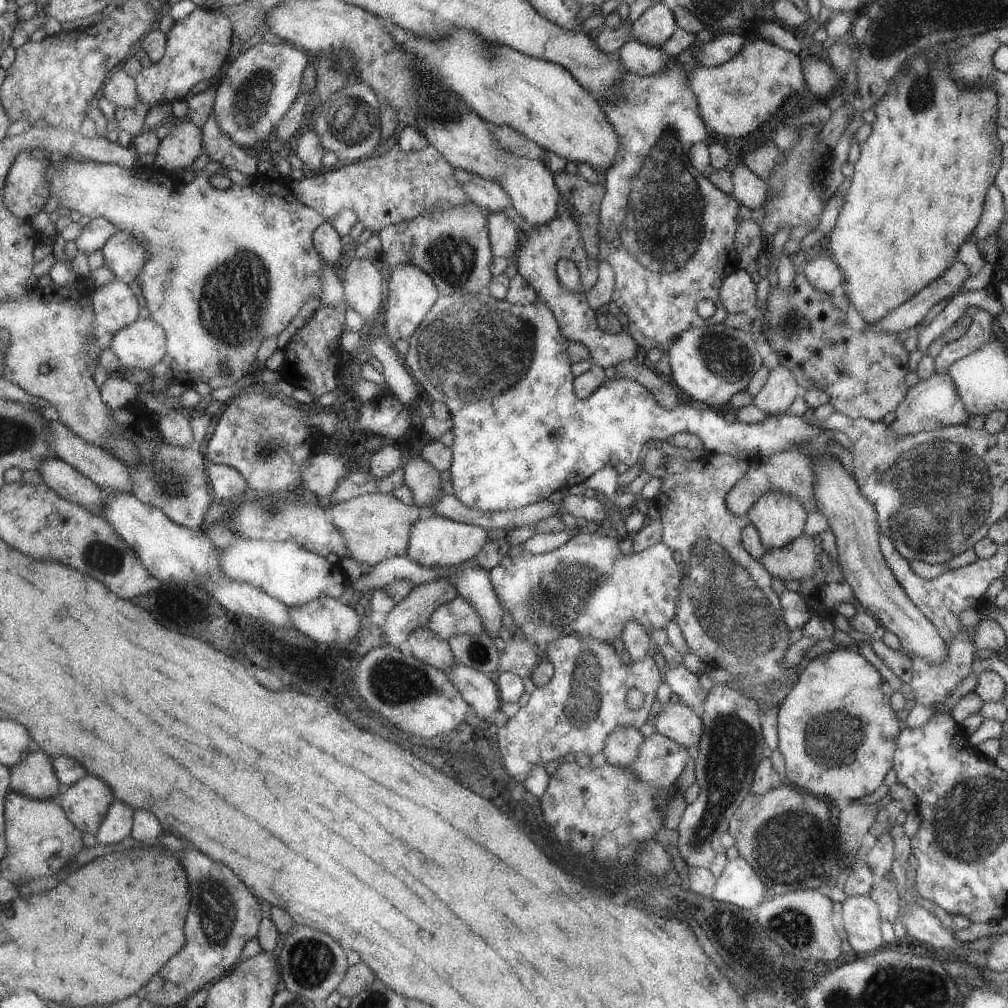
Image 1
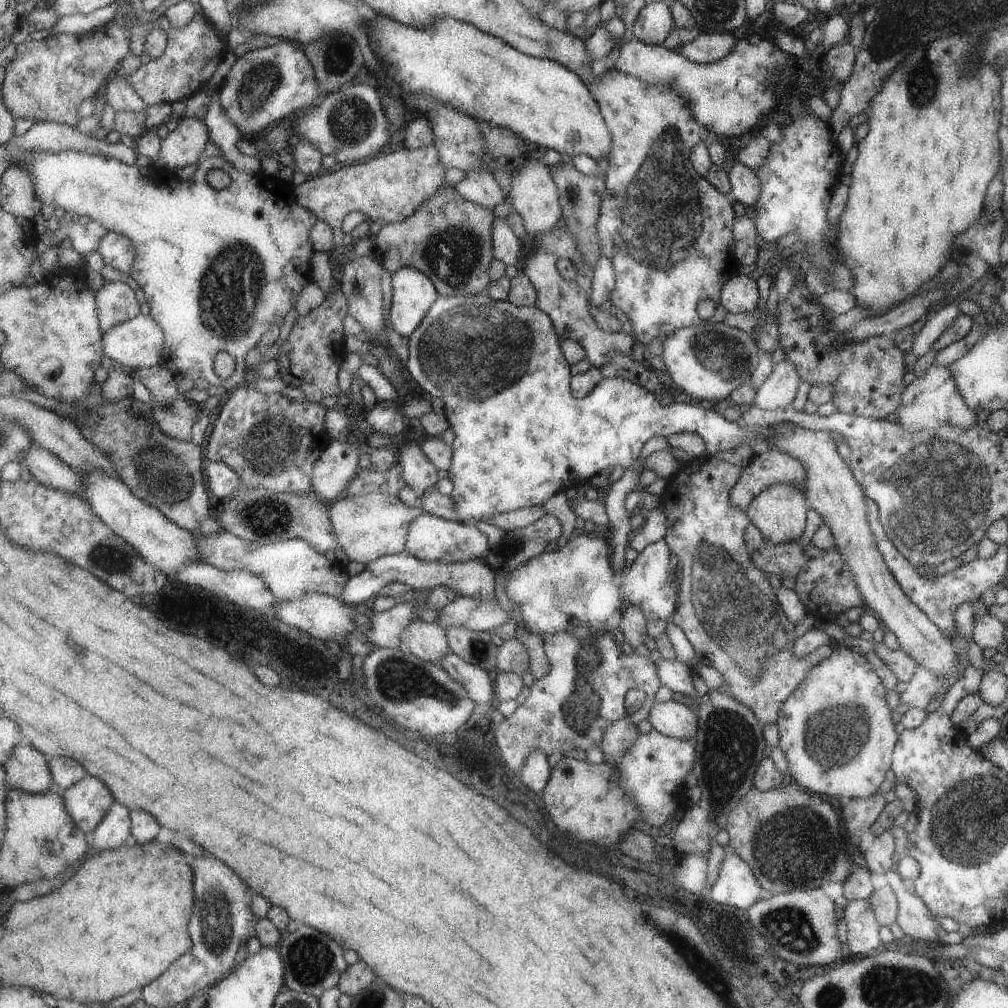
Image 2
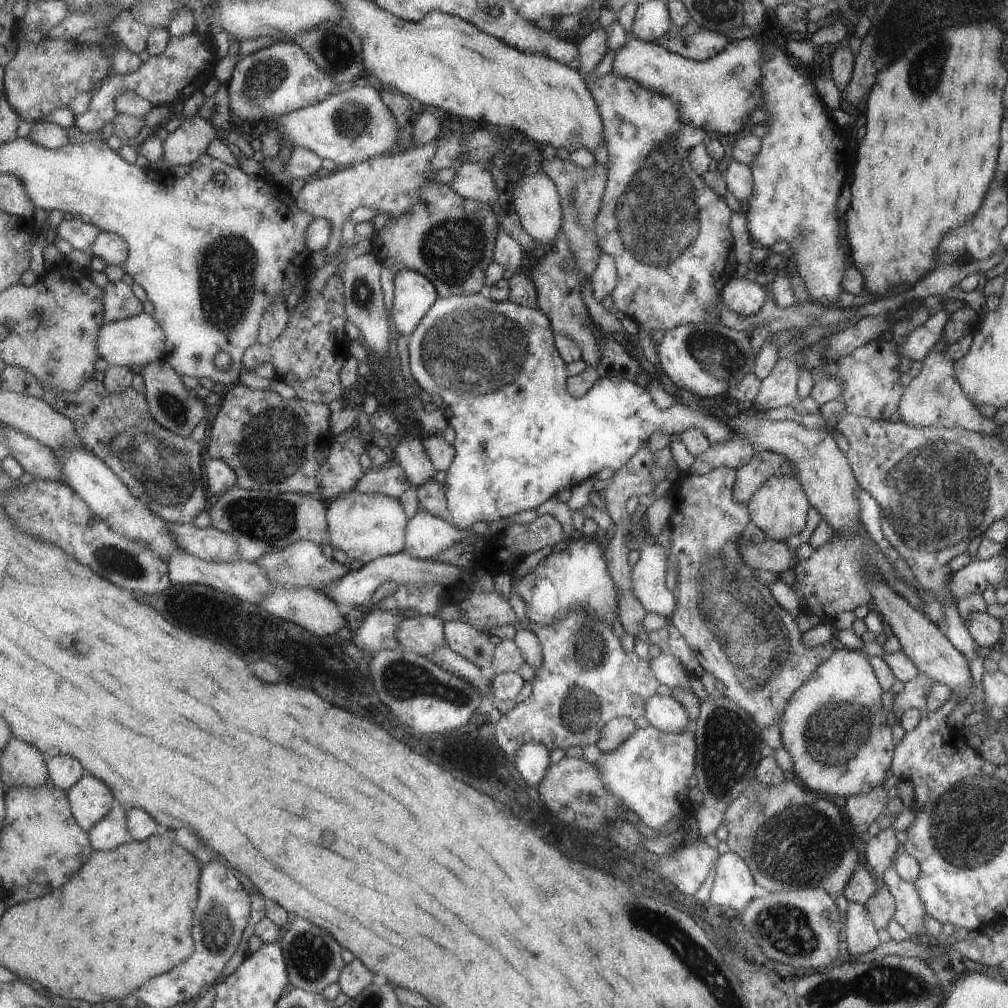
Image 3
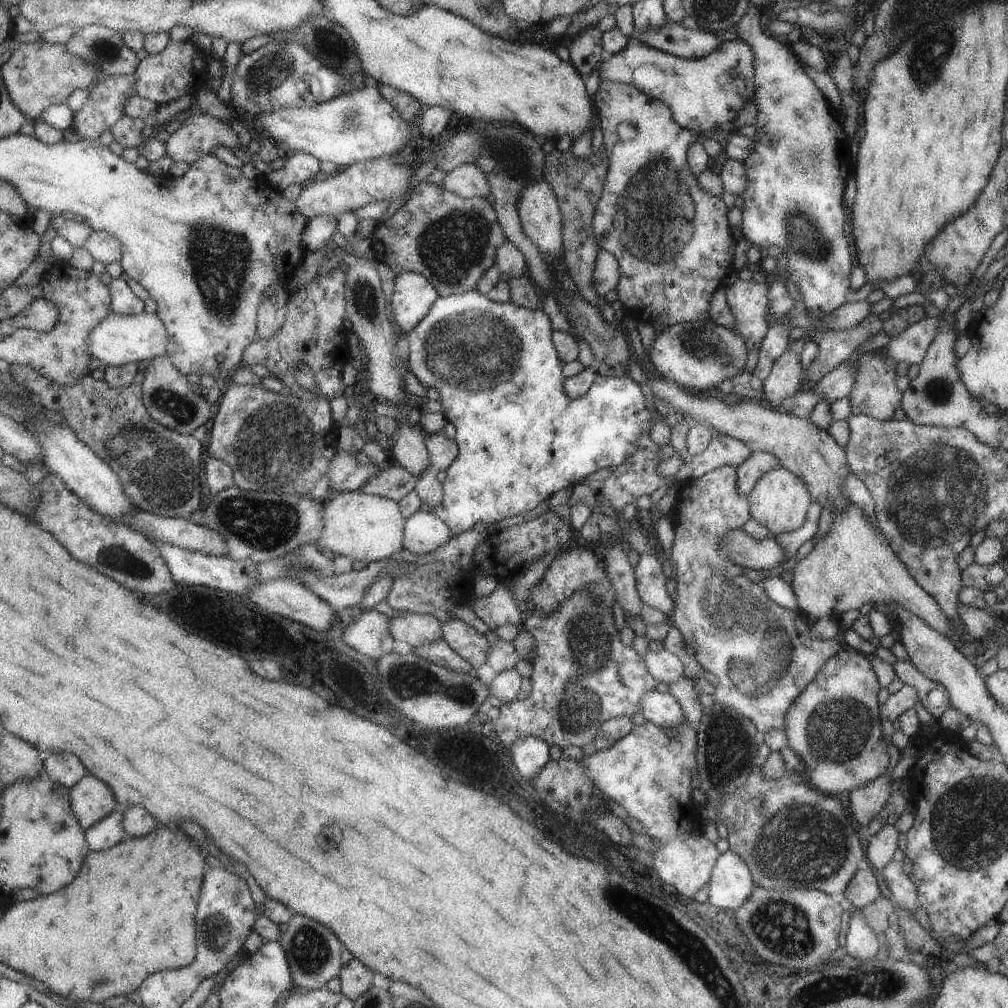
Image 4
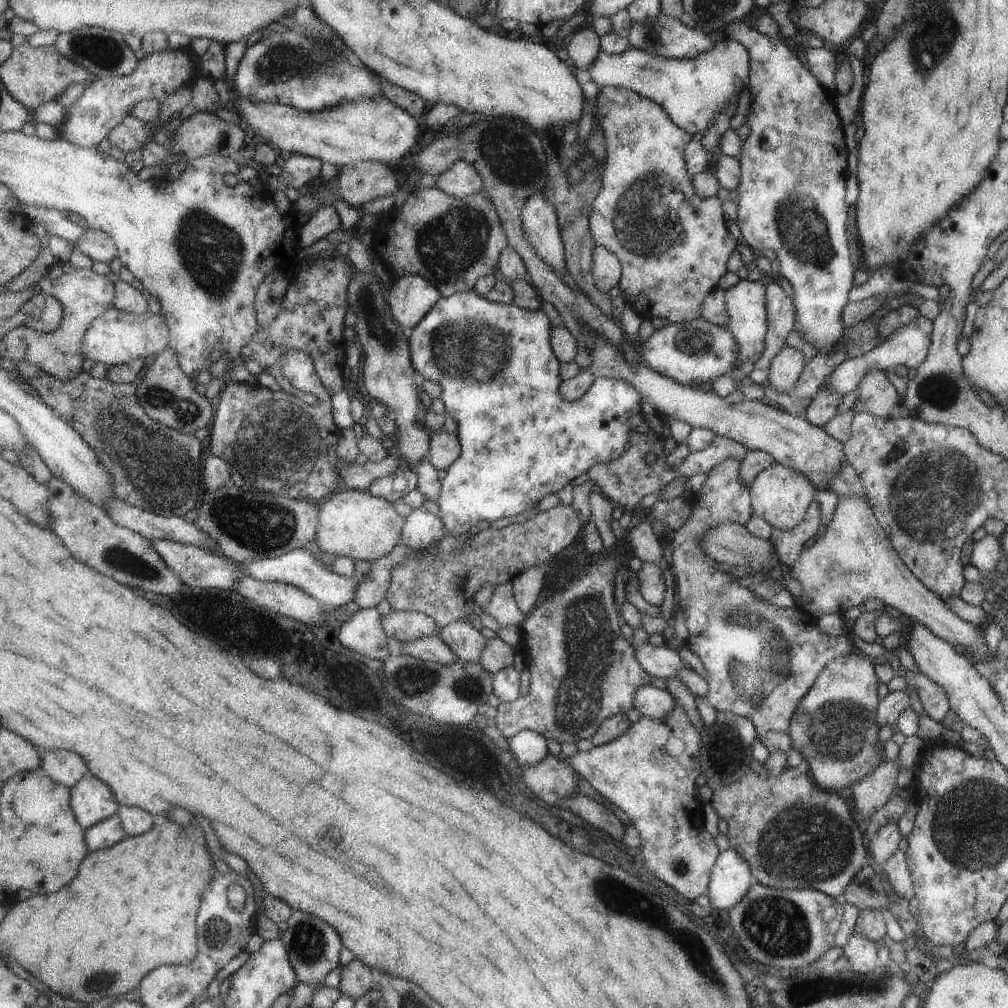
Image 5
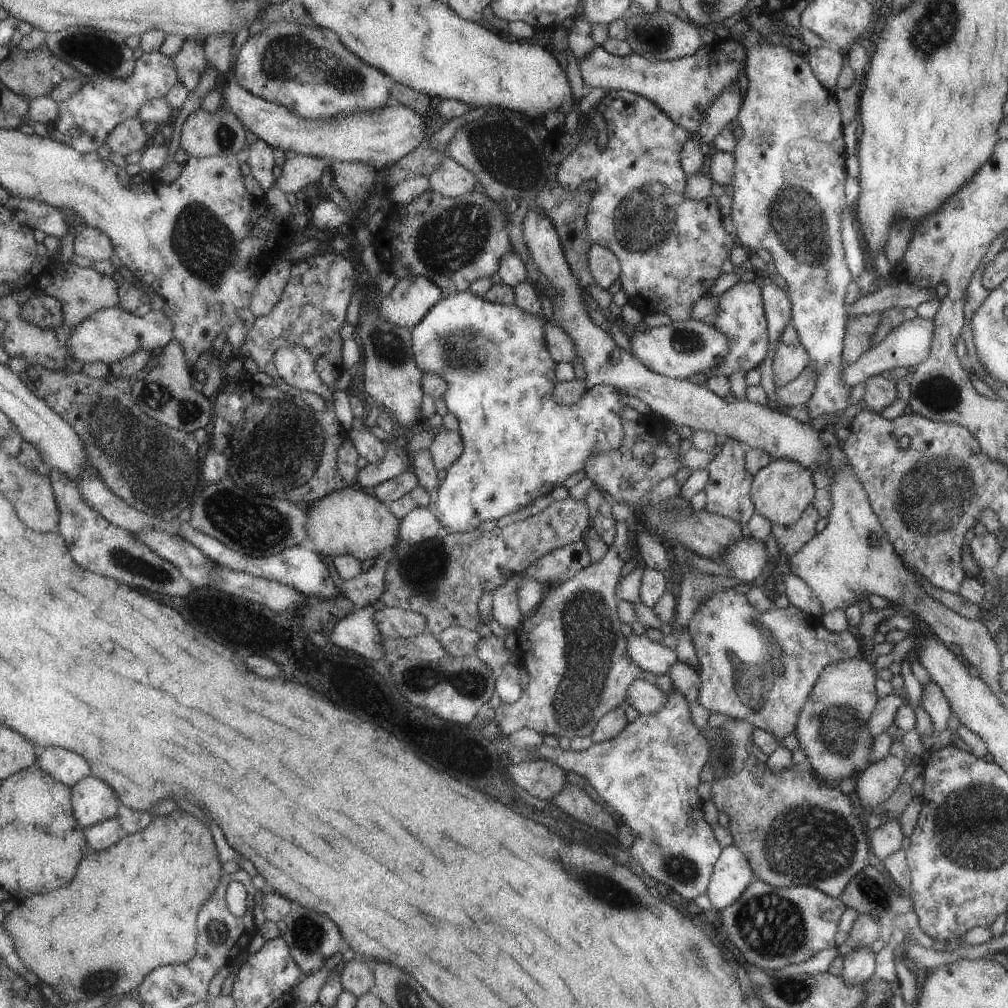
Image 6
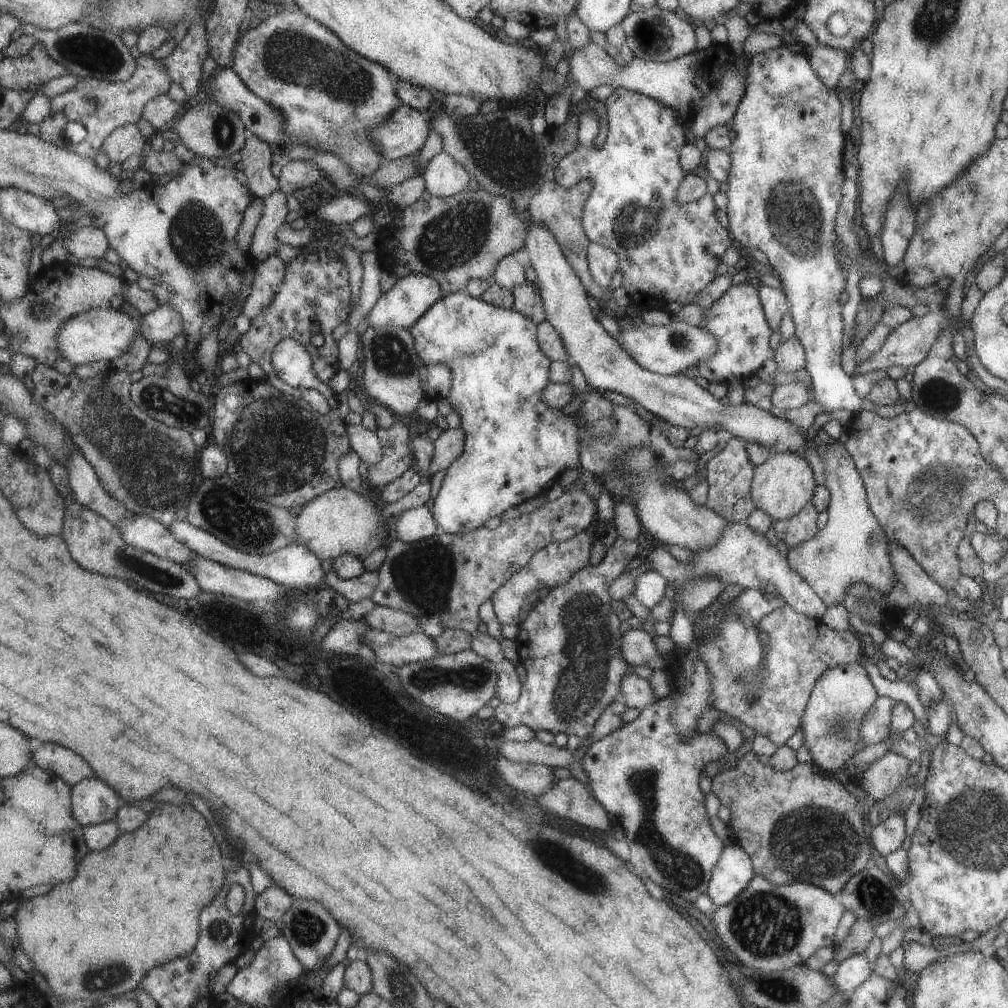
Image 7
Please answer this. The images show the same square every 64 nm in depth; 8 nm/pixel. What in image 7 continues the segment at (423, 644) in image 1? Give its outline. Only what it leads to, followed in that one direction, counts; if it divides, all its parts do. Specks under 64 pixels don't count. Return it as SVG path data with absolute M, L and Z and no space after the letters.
M378 605L371 612L363 616L363 622L370 628L393 634L394 636L404 636L413 632L420 632L421 624L419 620L400 609L383 607Z

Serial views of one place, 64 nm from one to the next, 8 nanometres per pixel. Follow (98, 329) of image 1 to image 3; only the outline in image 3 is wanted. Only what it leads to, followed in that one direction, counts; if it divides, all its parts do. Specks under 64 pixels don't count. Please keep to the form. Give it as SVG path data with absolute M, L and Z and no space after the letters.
M111 281L104 287L104 324L139 313L143 313L143 303L127 282Z

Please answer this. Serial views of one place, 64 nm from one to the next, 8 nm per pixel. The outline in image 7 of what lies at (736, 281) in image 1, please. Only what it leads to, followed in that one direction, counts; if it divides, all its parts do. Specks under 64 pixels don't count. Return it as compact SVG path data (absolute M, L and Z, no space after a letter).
M749 282L730 286L730 288L707 308L704 320L697 325L714 337L716 350L710 353L705 361L695 366L695 372L709 383L723 383L729 387L732 383L742 383L762 366L765 360L773 355L768 341L771 330L765 321L758 290Z

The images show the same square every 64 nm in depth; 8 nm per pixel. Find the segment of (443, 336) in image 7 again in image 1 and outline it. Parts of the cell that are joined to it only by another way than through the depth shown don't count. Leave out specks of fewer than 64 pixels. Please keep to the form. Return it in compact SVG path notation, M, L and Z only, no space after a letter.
M484 290L477 291L473 295L466 295L457 291L452 295L441 295L433 305L431 311L425 317L423 323L415 335L410 338L408 353L404 361L409 367L411 374L416 378L416 382L422 385L433 400L444 402L449 410L450 419L454 420L454 443L452 449L454 452L454 461L450 468L450 476L455 495L461 502L465 503L466 510L473 509L481 512L489 511L512 511L524 507L525 505L542 501L555 491L561 491L567 487L573 486L591 476L596 470L609 462L623 462L627 466L633 465L637 460L637 454L641 446L648 441L657 439L666 439L668 436L675 435L678 432L688 432L699 437L703 445L703 451L714 453L725 453L726 455L736 456L744 453L745 458L767 456L773 453L791 449L795 444L804 443L819 433L825 431L818 426L806 423L801 417L790 415L769 415L759 422L753 424L741 424L739 421L728 424L719 414L710 409L705 409L700 405L687 402L684 399L675 405L672 409L663 409L652 397L652 394L643 388L638 382L629 379L606 379L606 381L594 390L589 396L578 399L572 389L572 380L574 376L570 371L570 360L567 356L567 345L569 341L559 332L559 327L553 313L543 303L535 300L526 305L514 305L503 299L494 299Z

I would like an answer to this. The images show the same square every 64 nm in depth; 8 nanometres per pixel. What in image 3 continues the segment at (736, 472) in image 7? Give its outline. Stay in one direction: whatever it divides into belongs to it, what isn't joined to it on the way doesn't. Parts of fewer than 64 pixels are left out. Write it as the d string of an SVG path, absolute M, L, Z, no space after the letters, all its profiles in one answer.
M719 466L717 468L711 468L711 470L709 470L709 472L699 474L699 476L695 476L695 474L693 474L693 472L690 472L689 470L687 470L685 472L676 473L671 478L671 486L670 486L666 496L670 498L673 506L672 506L671 513L669 514L669 517L668 517L667 526L668 526L668 530L669 530L669 554L671 554L671 556L674 556L675 562L677 562L677 564L675 565L675 566L677 566L677 569L676 569L677 575L676 575L676 585L675 585L674 589L671 590L672 593L674 594L674 597L675 597L675 606L673 608L673 612L671 612L671 614L667 618L667 623L675 626L675 628L677 628L679 634L681 634L681 636L683 636L683 638L685 639L685 642L688 644L689 648L693 651L693 654L695 654L695 658L697 659L697 662L699 662L699 666L701 666L701 668L703 670L706 670L706 672L710 672L711 674L713 674L713 676L717 680L719 680L719 682L721 682L721 684L723 684L723 693L722 694L718 693L718 694L723 695L727 700L730 700L733 704L736 704L739 708L742 708L742 710L745 711L746 714L750 716L750 719L753 720L753 722L761 730L762 728L769 728L769 726L777 726L777 724L779 724L781 714L783 713L783 710L785 709L785 704L788 703L789 698L793 695L793 692L795 692L797 690L797 688L799 688L801 686L801 684L804 684L805 680L809 680L809 676L811 676L813 674L813 672L815 672L815 668L817 668L817 666L819 666L819 664L821 664L825 660L829 659L829 656L831 656L831 654L834 652L834 648L833 648L833 646L831 646L831 644L829 644L829 642L827 642L826 644L819 644L818 646L813 646L813 648L809 648L809 646L805 646L805 644L801 644L802 634L799 632L797 624L795 623L795 620L791 616L789 616L788 612L785 612L784 608L781 608L781 606L779 606L775 602L775 599L771 596L771 593L769 592L768 586L766 586L765 584L762 584L760 581L757 581L757 578L755 578L755 576L754 576L754 569L752 569L751 567L747 568L747 566L745 566L745 564L743 564L743 562L741 562L741 558L739 558L739 554L737 554L737 551L736 551L737 542L739 542L739 540L737 540L737 538L739 538L739 536L741 535L741 532L743 531L743 528L745 528L745 526L747 526L747 524L750 521L749 521L749 516L748 516L747 510L744 508L744 505L739 504L739 502L737 502L737 500L733 499L733 484L734 484L735 476L736 476L736 469L735 468L731 468L731 467L727 467L727 466Z

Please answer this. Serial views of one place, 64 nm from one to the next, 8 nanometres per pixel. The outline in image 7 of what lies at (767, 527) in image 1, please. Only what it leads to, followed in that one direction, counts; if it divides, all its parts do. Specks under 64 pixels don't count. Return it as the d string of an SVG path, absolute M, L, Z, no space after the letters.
M789 450L770 452L761 465L752 468L749 499L755 509L765 512L772 521L786 520L797 515L811 499L816 483L813 472L803 455Z

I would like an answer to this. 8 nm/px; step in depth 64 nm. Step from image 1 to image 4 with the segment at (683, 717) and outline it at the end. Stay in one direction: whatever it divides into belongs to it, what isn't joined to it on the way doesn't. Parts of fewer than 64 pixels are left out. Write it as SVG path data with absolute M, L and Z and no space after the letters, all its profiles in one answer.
M655 688L641 694L639 708L642 718L659 728L675 728L686 721L673 696L668 692L657 692Z

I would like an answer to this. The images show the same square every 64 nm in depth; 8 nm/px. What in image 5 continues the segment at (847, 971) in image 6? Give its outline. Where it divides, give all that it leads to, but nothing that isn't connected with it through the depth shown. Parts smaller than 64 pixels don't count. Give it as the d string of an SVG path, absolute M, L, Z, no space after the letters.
M851 932L849 940L843 946L843 956L849 964L849 972L867 974L877 964L875 944L861 934Z

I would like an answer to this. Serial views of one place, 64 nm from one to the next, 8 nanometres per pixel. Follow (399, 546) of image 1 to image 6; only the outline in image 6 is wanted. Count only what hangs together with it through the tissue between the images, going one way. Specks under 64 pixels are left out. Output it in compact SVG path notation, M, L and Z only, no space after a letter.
M358 486L337 490L309 509L307 544L321 556L332 559L351 554L363 562L369 558L379 559L388 554L400 541L401 519L389 512L387 504L378 500L371 491Z

